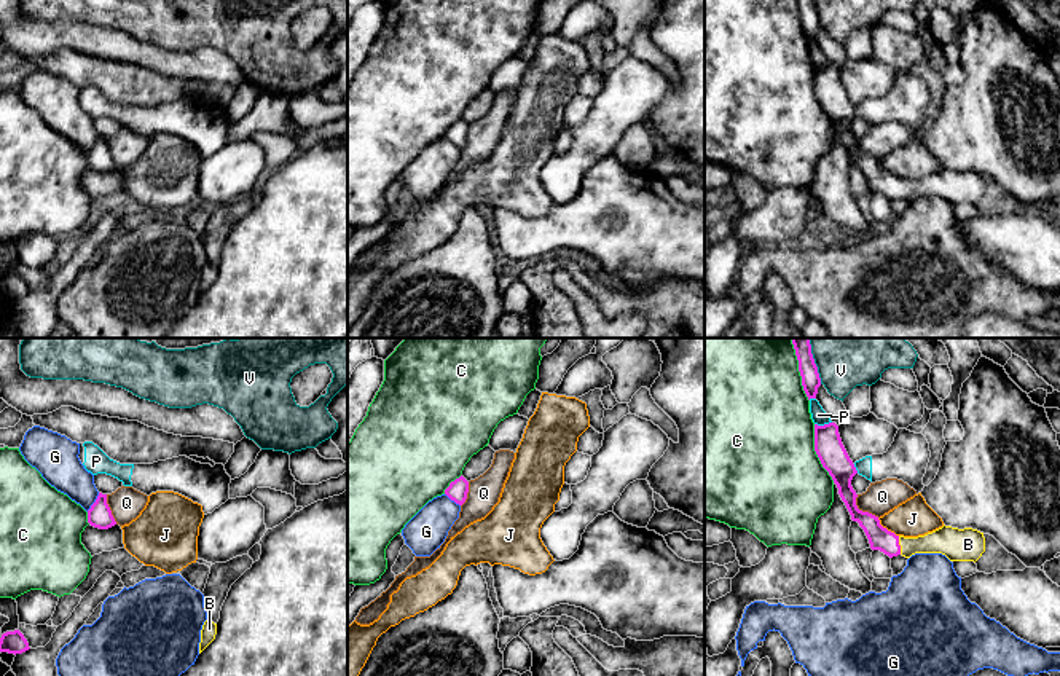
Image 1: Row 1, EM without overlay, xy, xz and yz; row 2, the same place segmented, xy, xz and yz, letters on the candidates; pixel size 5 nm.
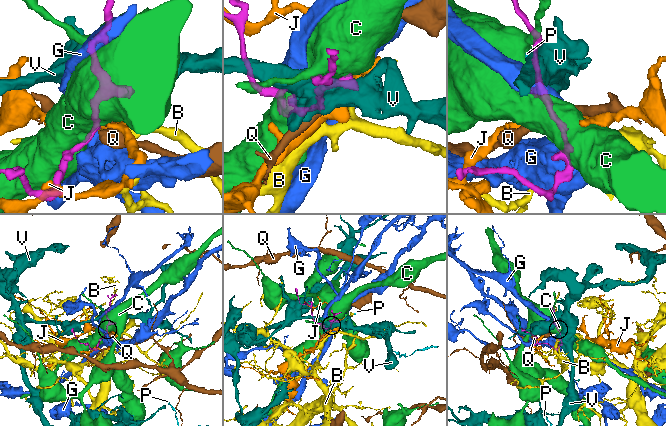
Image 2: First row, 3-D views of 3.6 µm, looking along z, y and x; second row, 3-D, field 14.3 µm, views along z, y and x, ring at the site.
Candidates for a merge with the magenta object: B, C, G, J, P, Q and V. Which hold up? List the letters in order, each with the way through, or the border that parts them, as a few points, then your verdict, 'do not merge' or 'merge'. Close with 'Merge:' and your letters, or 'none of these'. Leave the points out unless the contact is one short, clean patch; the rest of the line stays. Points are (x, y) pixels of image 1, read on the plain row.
B: runs through yz (882, 182), (899, 188), (949, 184); merge
C: do not merge
G: do not merge
J: border along yz (877, 161), (898, 179); do not merge
P: do not merge
Q: border along yz (856, 137), (856, 149), (879, 160); do not merge
V: do not merge
Merge: B

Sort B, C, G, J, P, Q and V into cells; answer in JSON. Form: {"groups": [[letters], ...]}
{"groups": [["B"], ["C"], ["G"], ["J"], ["P"], ["Q"], ["V"]]}

